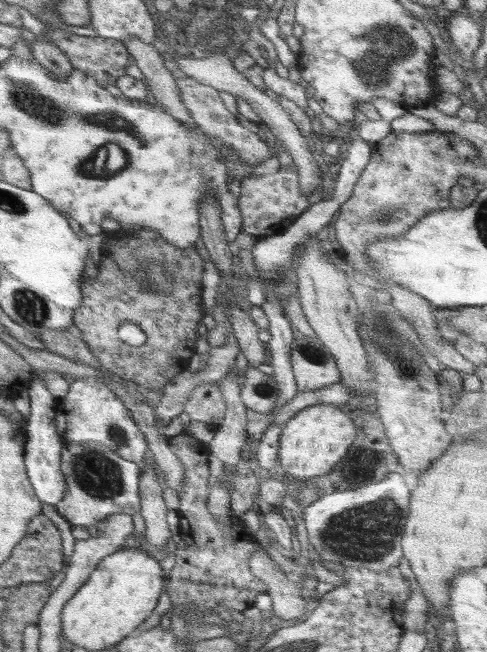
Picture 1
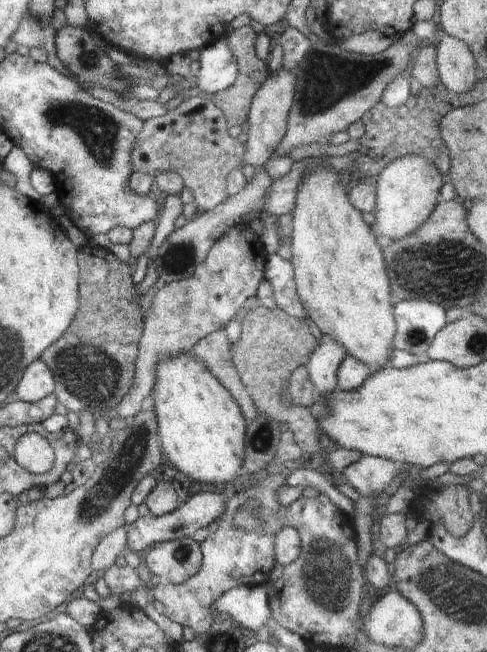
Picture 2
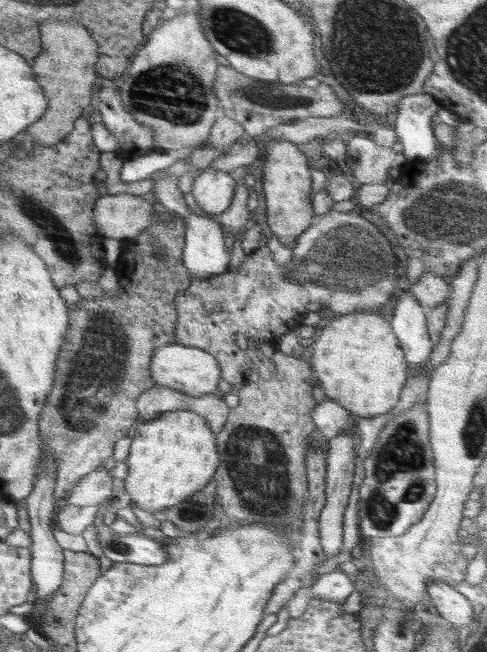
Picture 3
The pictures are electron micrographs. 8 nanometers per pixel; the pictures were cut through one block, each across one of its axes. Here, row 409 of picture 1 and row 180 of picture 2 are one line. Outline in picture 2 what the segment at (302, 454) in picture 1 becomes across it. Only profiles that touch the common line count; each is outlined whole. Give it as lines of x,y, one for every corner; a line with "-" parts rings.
318,164
314,169
311,169
308,172
308,175
305,177
302,187
299,189
299,194
296,198
296,207
291,214
292,218
292,232
293,236
291,249
292,254
288,260
290,260
293,266
293,274
295,277
295,288
297,291
297,296
301,301
303,310
306,312
306,315
314,322
314,324
322,331
322,335
329,337
333,342
336,342
346,353
347,356
353,357
355,360
362,362
368,367
373,365
378,367
376,370
385,367
389,362
393,350
394,338
397,332
397,323
395,318
395,306
394,306
394,296
391,292
391,285
388,279
387,269
385,266
385,259
382,253
382,244
374,232
371,231
371,228
364,222
362,213
360,213
348,199
348,188
349,180
346,178
341,179
338,177
331,168
322,167

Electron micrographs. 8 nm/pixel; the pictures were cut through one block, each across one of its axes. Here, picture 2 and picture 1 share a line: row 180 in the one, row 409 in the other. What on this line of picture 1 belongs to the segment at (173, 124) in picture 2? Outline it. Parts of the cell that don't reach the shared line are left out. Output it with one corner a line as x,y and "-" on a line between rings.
217,382
201,384
189,395
188,402
184,402
183,412
188,414
192,421
205,422
217,427
228,416
226,402

